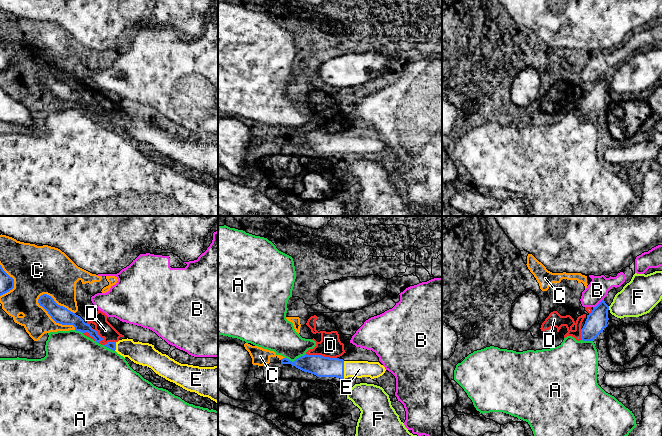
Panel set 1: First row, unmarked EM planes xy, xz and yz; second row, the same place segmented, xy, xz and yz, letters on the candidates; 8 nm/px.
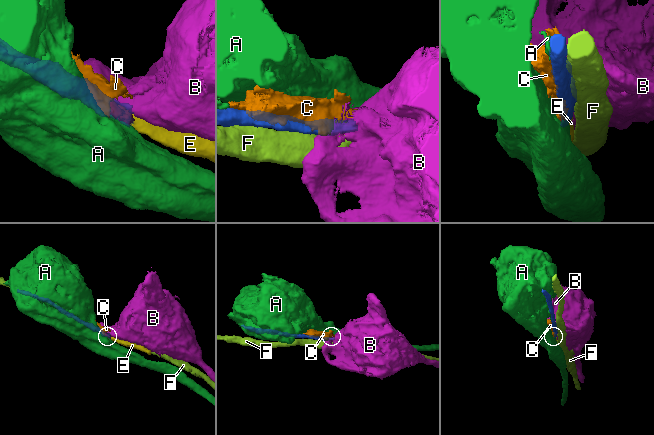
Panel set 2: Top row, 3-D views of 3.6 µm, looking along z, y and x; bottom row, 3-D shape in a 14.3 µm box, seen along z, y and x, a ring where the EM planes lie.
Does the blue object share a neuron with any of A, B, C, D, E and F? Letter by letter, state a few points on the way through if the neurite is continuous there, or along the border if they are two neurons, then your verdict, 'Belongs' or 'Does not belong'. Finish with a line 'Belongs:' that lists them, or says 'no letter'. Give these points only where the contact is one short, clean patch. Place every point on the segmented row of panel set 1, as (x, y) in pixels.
A: Does not belong
B: Does not belong
C: Does not belong
D: Does not belong
E: Path across: xz (321, 366), (337, 367), (343, 370), (359, 369). Belongs
F: Does not belong
Belongs: E

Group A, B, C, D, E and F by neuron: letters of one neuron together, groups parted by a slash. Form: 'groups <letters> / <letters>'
groups A / B / C D / E / F

